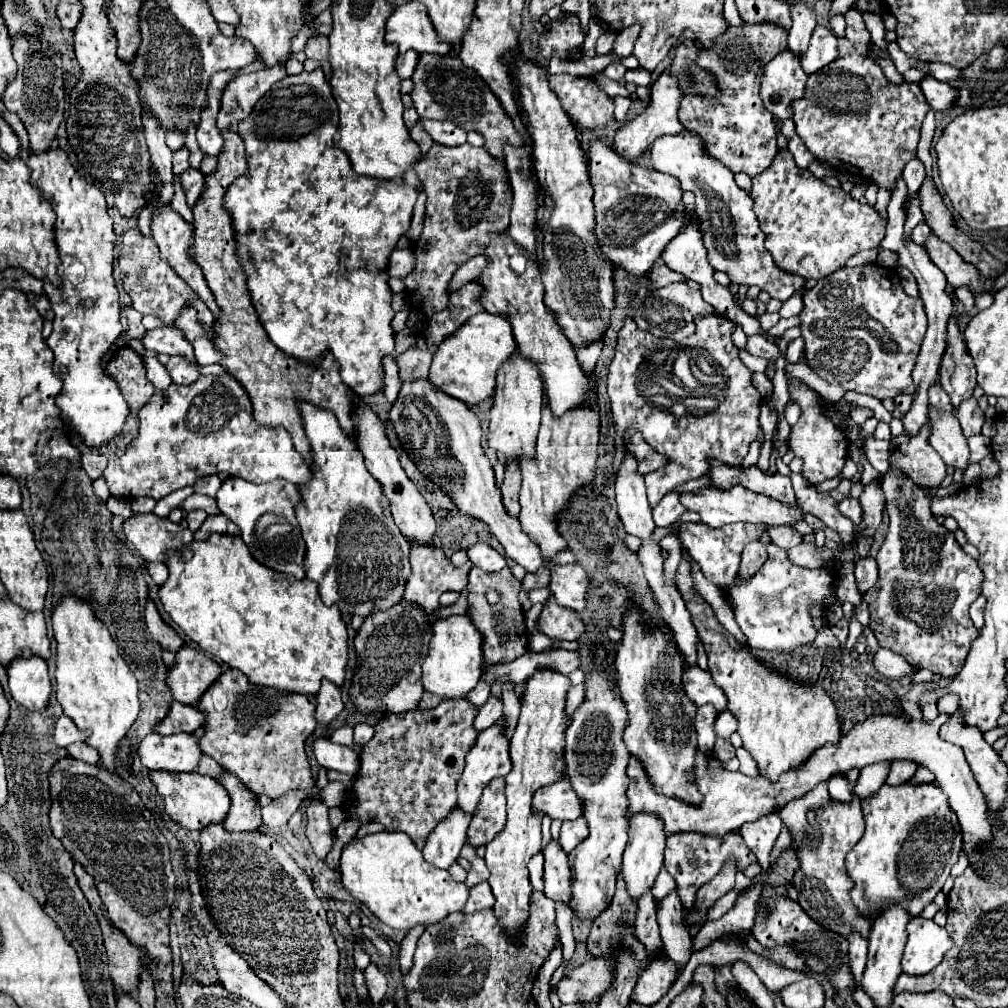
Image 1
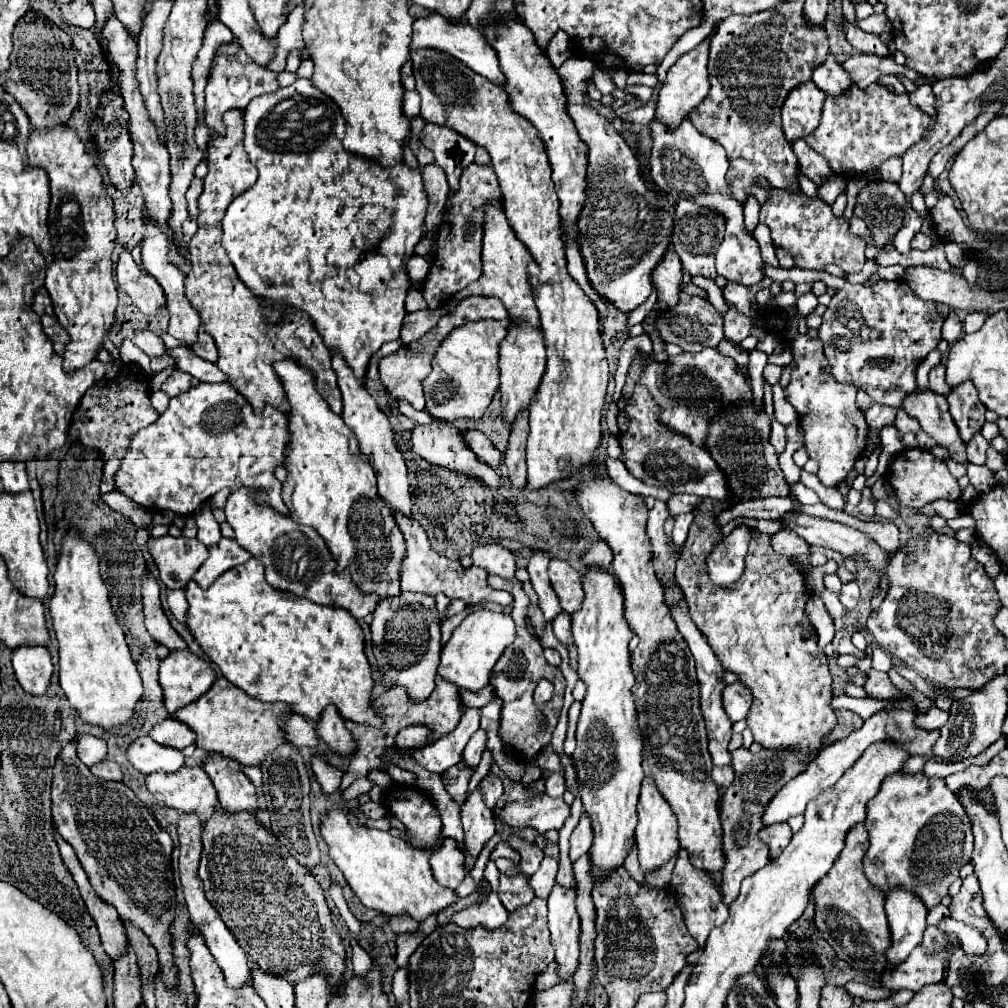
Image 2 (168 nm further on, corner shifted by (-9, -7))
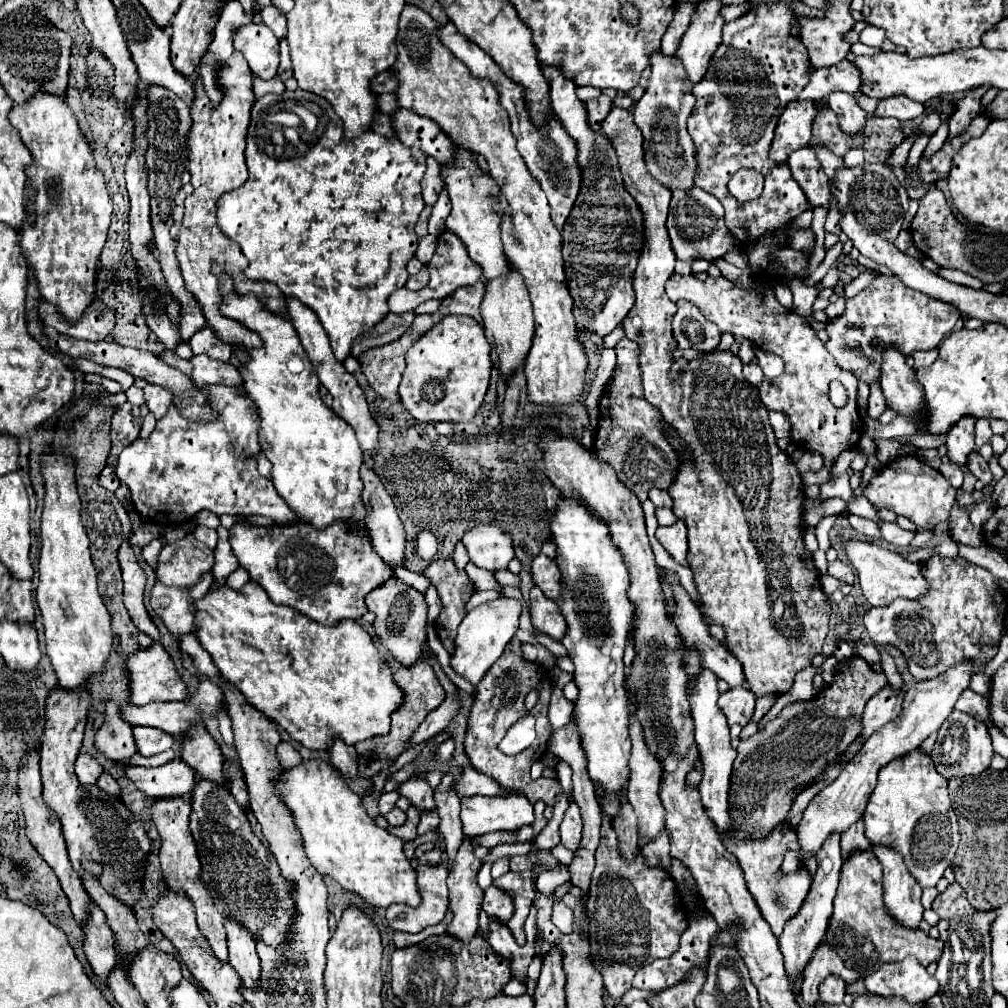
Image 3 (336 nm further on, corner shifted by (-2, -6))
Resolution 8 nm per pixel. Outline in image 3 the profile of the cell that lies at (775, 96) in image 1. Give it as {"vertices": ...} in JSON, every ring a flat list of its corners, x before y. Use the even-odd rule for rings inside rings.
{"vertices":[[793,100,787,104,775,128,775,138,769,156,775,162,785,162,791,152,807,146,811,138,811,124,817,116,815,100]]}

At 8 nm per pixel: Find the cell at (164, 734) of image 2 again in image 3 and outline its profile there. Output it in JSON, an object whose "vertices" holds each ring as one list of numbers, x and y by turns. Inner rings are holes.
{"vertices":[[135,726,133,736,135,736,135,744,137,744,137,750,141,752,141,756,153,756,153,754,165,752,173,746,173,736,157,730,157,728]]}

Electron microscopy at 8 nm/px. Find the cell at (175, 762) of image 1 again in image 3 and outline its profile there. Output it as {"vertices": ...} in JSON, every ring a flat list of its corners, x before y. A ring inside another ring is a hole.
{"vertices":[[107,702,107,716,105,724,95,736,95,746,99,752,103,752,111,760,127,760,133,754,137,754,137,746,133,740,133,728,121,720,119,708,115,708,117,702]]}

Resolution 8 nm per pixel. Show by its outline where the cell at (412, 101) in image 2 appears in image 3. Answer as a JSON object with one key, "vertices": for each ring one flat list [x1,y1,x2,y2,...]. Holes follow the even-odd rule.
{"vertices":[[381,94,379,96,379,108,381,108,381,112,383,114,389,114,391,116,391,112,397,112,397,108,401,108,399,106,399,100,397,100,397,94]]}

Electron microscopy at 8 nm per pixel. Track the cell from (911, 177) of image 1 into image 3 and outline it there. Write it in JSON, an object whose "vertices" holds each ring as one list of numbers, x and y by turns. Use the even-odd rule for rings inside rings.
{"vertices":[[981,86,981,88,973,90,973,92,969,92,967,96,961,98,961,102,957,104,955,116,949,120,949,138,947,138,947,140,957,138,963,130,969,128,971,120,981,114,981,100,979,100,979,98,981,98,981,94,985,94,989,88,991,88,991,86]]}

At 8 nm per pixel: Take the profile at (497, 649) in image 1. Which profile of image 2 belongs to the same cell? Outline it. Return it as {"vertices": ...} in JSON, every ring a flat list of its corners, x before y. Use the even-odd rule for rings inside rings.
{"vertices":[[492,575,490,577,490,585,494,589,504,589,504,591,510,591,514,595,514,601,518,603,518,611,512,611,512,619,516,623,516,641,504,651,504,655,500,657,500,661,496,663,494,671,492,671,492,677,490,677,490,685,496,693,498,699,502,699,502,711,500,711,500,729,498,729,498,735,502,739,502,743,506,747,512,747,522,759,526,761,532,761,538,757,538,753,550,743,552,739,552,731,558,723,558,717,560,717,560,709,562,709,562,699,564,699,564,689,566,689,566,683,564,683,564,675,560,673,560,669,556,667,548,667,544,655,542,655,542,647,540,647,540,641,534,639,534,635,526,629,526,613,528,613,528,595,522,591,522,583,512,577,512,579,504,579,504,577,496,577],[548,669,550,669,550,677,548,681,554,683,554,697,550,703,546,705,536,705,534,699,532,699,532,693,538,685,538,681,542,677,548,675]]}

